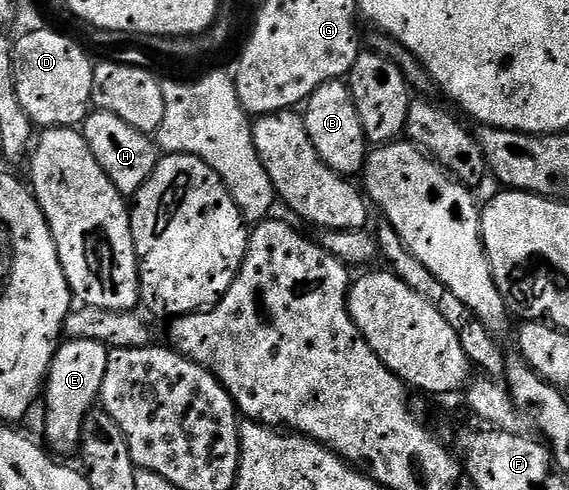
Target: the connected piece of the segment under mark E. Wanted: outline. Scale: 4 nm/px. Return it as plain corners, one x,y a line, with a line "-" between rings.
70,338
57,349
52,358
44,383
42,407
44,406
44,434
49,442
47,445
57,455
68,454
71,450
73,453
79,447
86,416
97,405
102,380
106,380
108,352
109,347
98,340

